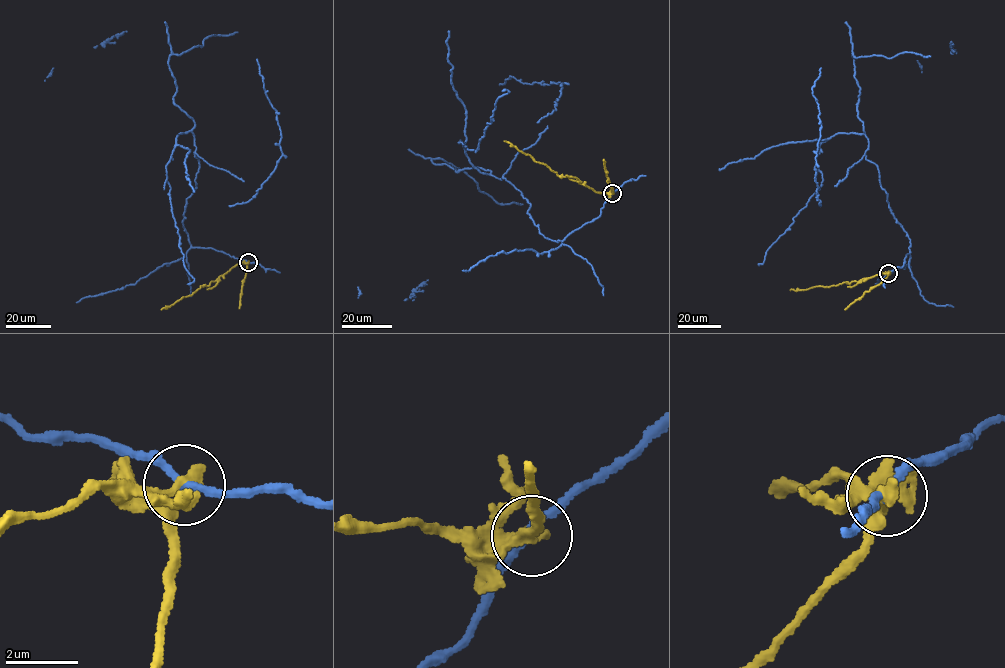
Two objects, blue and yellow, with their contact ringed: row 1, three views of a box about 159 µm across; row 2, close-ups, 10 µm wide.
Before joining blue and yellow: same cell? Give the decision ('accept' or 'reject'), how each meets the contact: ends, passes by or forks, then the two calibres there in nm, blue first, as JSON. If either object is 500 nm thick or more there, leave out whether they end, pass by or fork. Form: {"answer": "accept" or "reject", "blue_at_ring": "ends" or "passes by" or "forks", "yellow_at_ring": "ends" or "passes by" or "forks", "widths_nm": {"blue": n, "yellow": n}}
{"answer": "reject", "blue_at_ring": "passes by", "yellow_at_ring": "ends", "widths_nm": {"blue": 200, "yellow": 360}}

